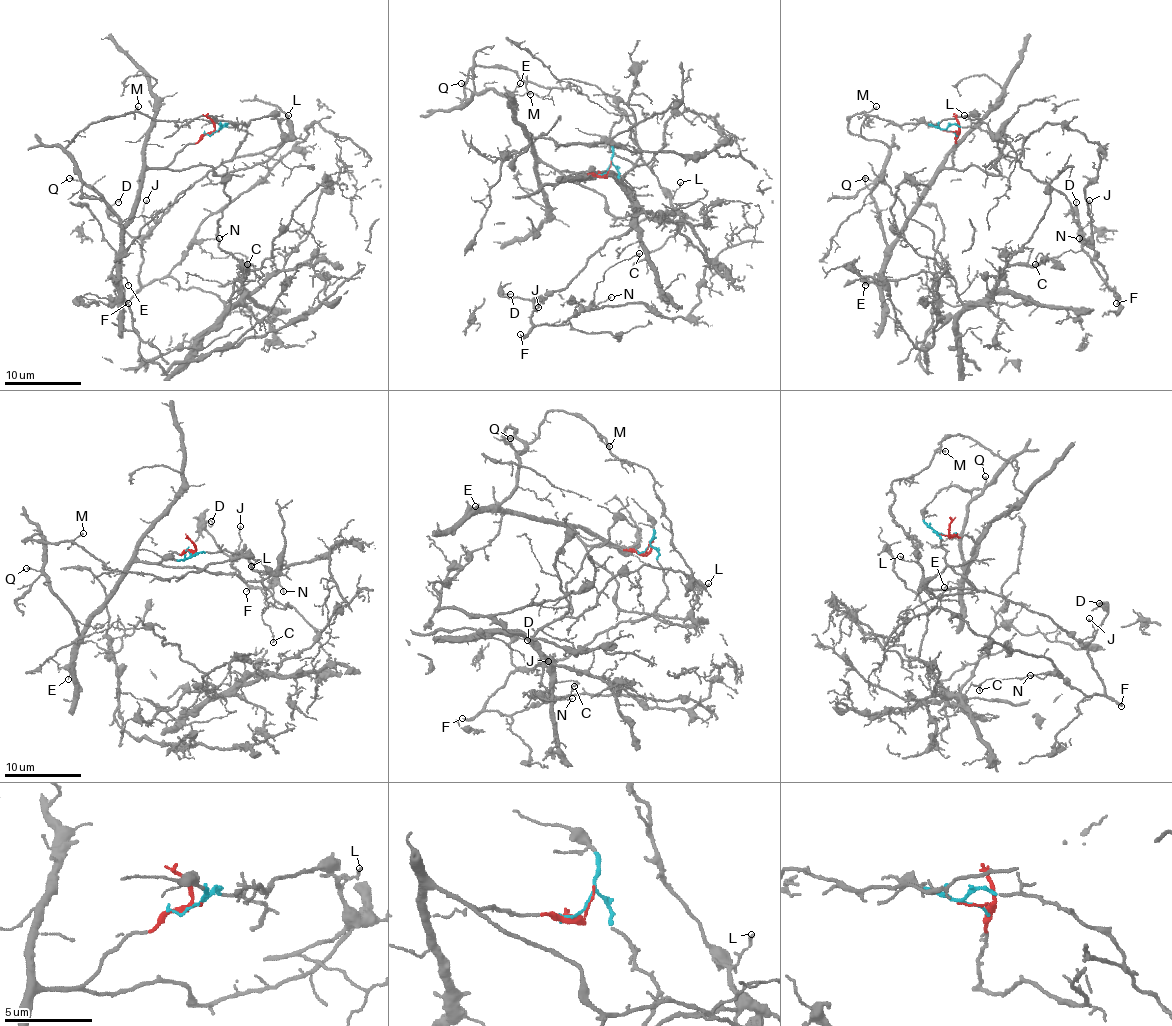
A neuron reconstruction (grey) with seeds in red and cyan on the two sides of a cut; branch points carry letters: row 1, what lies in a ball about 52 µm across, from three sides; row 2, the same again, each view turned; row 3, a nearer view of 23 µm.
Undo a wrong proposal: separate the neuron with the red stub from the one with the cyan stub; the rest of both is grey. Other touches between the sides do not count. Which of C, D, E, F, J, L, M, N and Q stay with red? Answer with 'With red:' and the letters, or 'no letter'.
With red: E, M, Q

